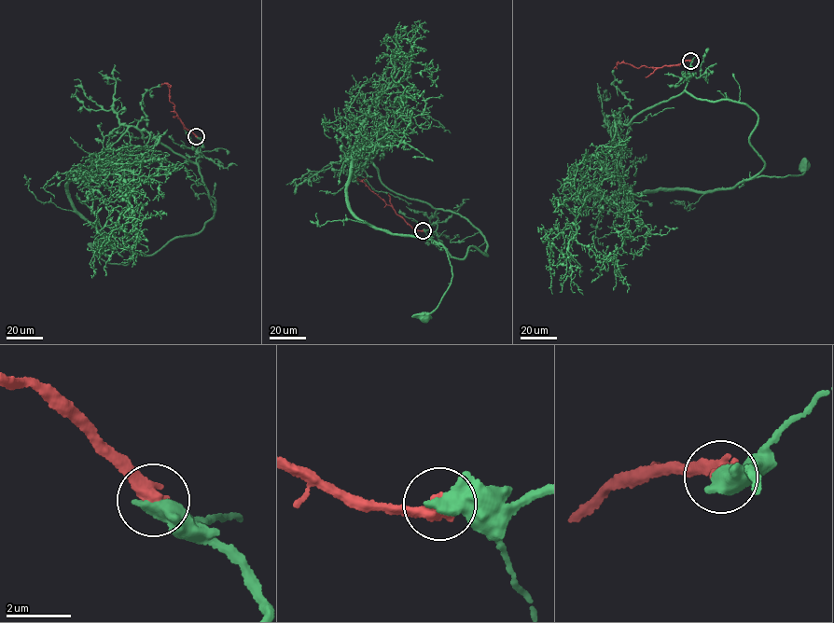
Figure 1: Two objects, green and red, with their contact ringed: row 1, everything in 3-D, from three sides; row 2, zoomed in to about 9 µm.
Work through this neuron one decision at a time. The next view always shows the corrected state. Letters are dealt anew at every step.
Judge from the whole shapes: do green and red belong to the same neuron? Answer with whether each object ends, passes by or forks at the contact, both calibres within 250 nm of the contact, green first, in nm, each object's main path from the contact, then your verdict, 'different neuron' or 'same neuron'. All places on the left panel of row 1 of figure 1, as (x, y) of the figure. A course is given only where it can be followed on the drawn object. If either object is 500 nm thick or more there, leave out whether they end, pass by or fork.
650/480 nm | green via (196, 136), (197, 165), (215, 206), (203, 228), (149, 255), (132, 254), (126, 265), (99, 251) | red via (196, 136), (185, 128), (176, 115), (170, 102), (169, 87), (164, 83), (160, 86) | different neuron

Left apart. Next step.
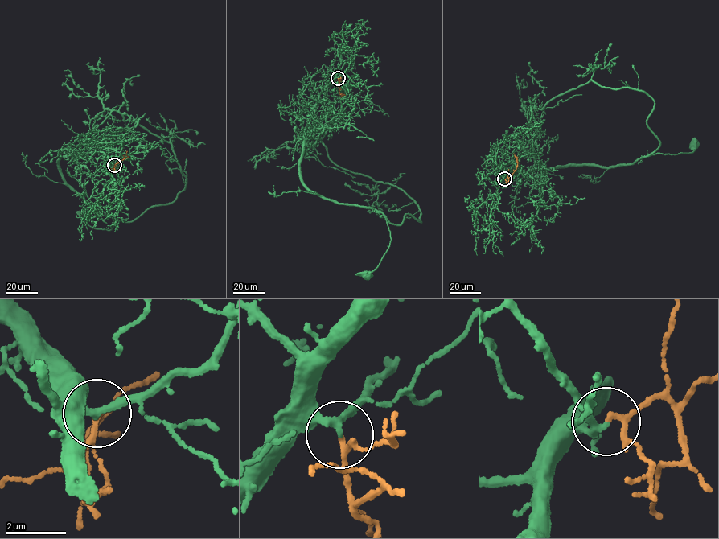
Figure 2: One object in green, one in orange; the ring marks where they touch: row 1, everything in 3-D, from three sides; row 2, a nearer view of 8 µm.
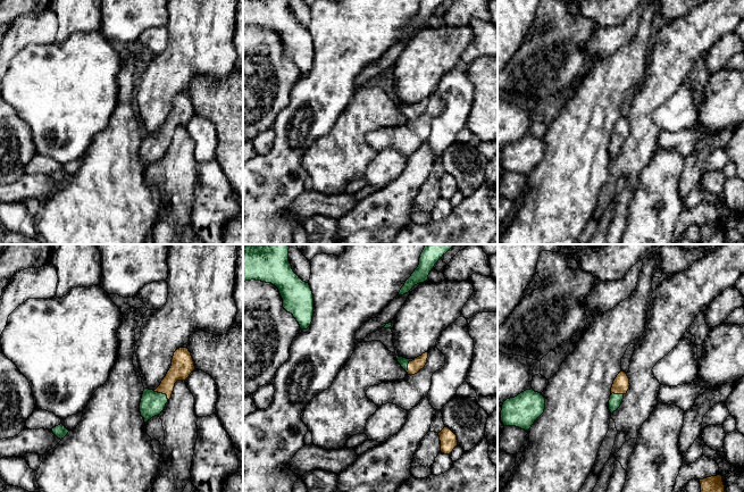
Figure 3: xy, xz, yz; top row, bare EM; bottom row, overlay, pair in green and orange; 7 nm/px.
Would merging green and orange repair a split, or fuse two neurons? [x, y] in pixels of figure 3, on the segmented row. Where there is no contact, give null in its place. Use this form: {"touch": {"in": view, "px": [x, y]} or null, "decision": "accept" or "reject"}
{"touch": {"in": "xy", "px": [161, 393]}, "decision": "accept"}

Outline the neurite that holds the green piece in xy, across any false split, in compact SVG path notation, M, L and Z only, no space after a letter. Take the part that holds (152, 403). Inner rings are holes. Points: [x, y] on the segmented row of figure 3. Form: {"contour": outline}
{"contour": "M179 348L174 352L172 366L160 385L156 390L144 389L140 402L140 412L144 423L158 416L172 398L175 383L185 381L195 369L193 358L187 348Z"}

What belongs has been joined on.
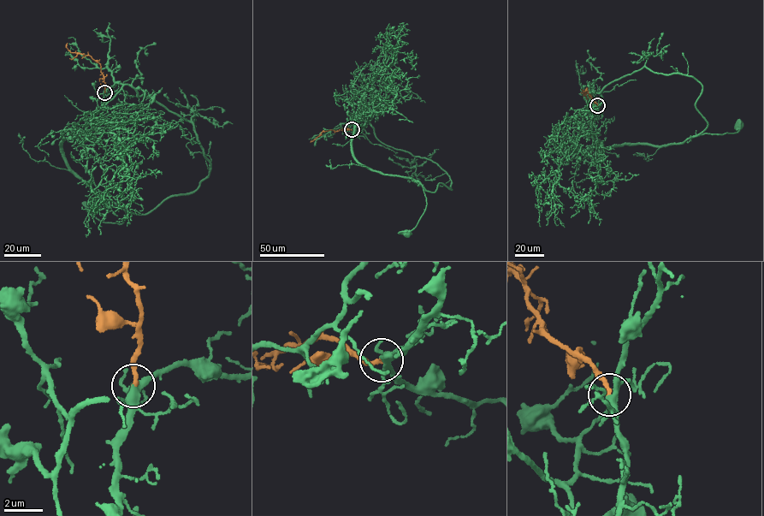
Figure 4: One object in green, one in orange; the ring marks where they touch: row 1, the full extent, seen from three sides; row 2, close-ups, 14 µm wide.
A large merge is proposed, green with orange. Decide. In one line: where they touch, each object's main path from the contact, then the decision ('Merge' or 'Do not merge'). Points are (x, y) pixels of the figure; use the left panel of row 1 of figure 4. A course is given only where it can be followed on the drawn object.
Place: (104, 92). Course of green: (104, 91), (97, 127), (59, 145), (74, 173), (123, 208), (126, 215), (119, 224), (104, 222), (93, 210). Course of orange: (104, 91), (103, 75), (97, 62), (90, 56), (71, 52), (66, 47), (68, 43). Merge

